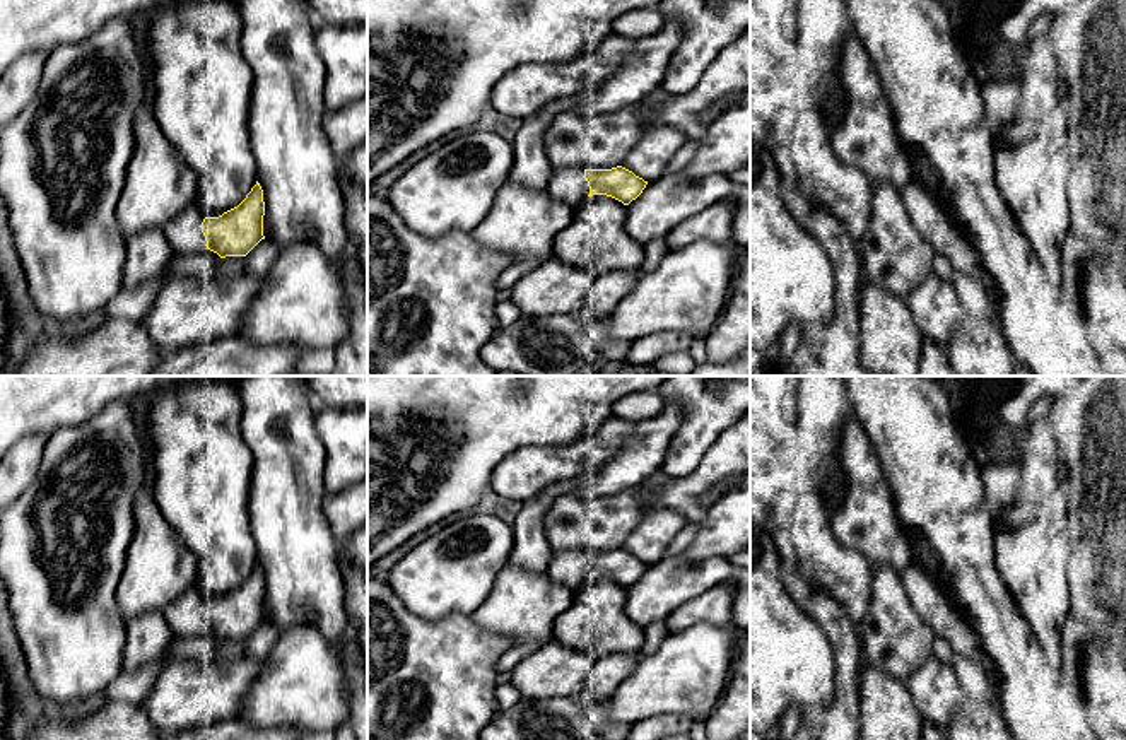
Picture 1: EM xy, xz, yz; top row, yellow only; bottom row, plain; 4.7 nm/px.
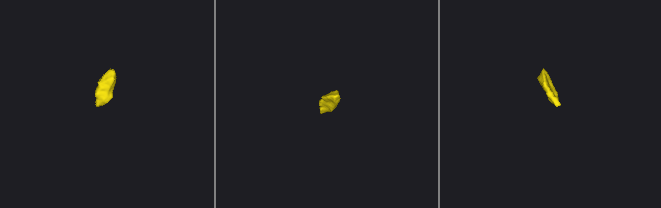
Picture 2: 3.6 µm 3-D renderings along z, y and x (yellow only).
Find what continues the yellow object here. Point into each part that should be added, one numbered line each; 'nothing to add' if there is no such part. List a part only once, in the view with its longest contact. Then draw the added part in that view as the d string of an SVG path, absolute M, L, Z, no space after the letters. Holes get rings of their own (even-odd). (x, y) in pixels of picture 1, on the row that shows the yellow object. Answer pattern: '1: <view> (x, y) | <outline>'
1: xy (183, 233) | M195 202L162 226L164 236L176 256L195 255L207 250L207 241L202 232L203 219L205 214Z

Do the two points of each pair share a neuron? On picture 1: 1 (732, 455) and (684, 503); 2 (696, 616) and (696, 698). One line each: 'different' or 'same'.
1: same
2: different

